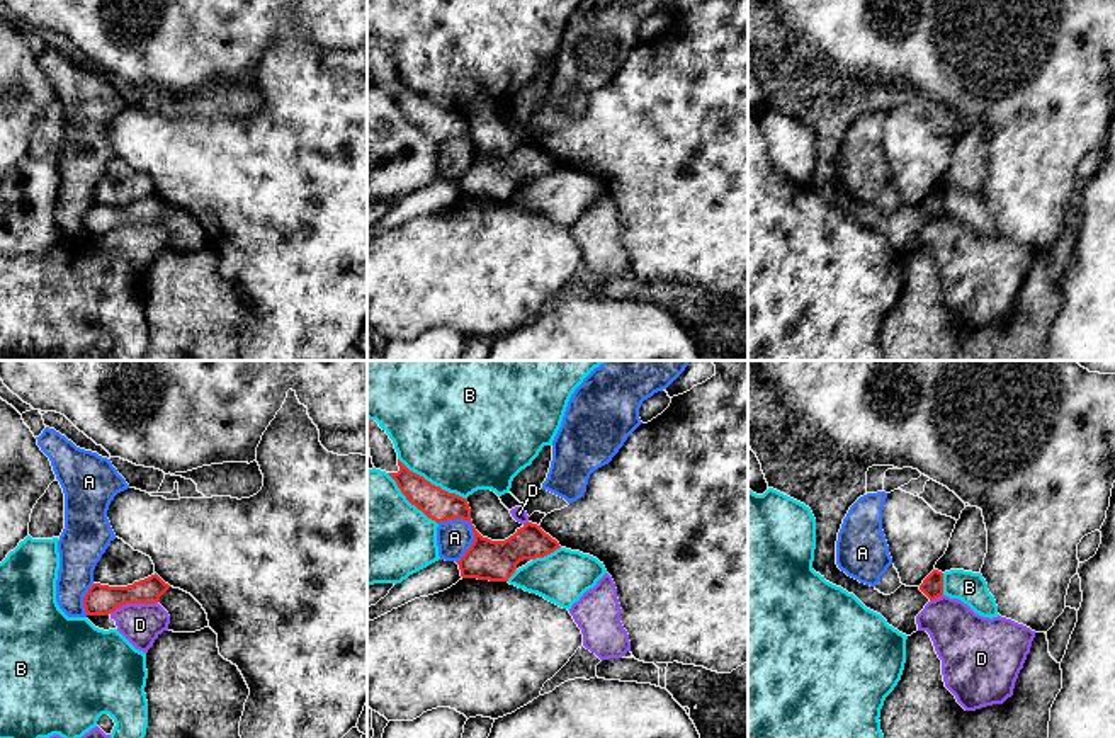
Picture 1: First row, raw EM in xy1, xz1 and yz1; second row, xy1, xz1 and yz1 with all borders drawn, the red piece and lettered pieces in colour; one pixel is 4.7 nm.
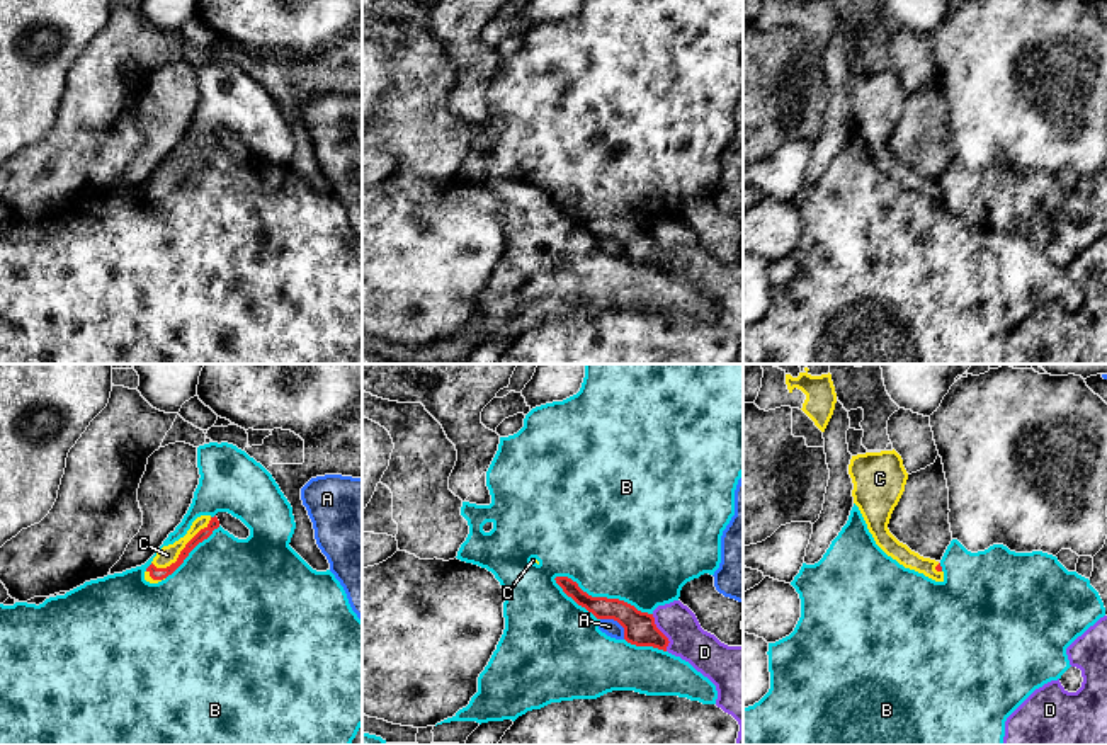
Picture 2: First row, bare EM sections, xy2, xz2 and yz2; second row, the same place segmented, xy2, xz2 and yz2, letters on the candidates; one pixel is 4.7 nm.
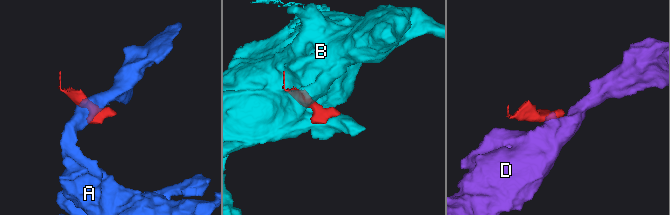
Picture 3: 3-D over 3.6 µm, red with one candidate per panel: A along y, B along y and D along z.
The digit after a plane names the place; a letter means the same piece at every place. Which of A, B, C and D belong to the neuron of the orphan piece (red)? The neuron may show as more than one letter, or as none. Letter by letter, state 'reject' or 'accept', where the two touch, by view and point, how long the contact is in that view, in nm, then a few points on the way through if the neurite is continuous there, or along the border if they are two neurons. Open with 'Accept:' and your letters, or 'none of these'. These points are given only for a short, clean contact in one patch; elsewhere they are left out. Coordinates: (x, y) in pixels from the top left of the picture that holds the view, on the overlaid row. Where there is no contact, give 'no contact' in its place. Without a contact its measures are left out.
Accept: C
A: reject; contact xz1 (475, 539); length 220 nm; border xz1 (461, 517), (471, 526), (473, 543), (456, 562)
B: reject; contact xz2 (602, 597); length 500 nm
C: accept; contact xy2 (181, 551); length 360 nm
D: reject; contact xy1 (133, 602); length 240 nm; border xy1 (157, 601), (126, 602), (109, 613)

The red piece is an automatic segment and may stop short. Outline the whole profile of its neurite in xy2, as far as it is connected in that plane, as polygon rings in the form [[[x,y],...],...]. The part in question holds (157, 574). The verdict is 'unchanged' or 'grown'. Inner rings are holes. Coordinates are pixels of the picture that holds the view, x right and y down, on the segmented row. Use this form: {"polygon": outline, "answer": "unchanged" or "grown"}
{"polygon": [[[201,515],[197,517],[187,534],[173,544],[158,549],[151,565],[145,572],[145,580],[158,583],[172,575],[189,556],[189,553],[204,539],[207,539],[214,529],[219,527],[218,517]]], "answer": "grown"}

